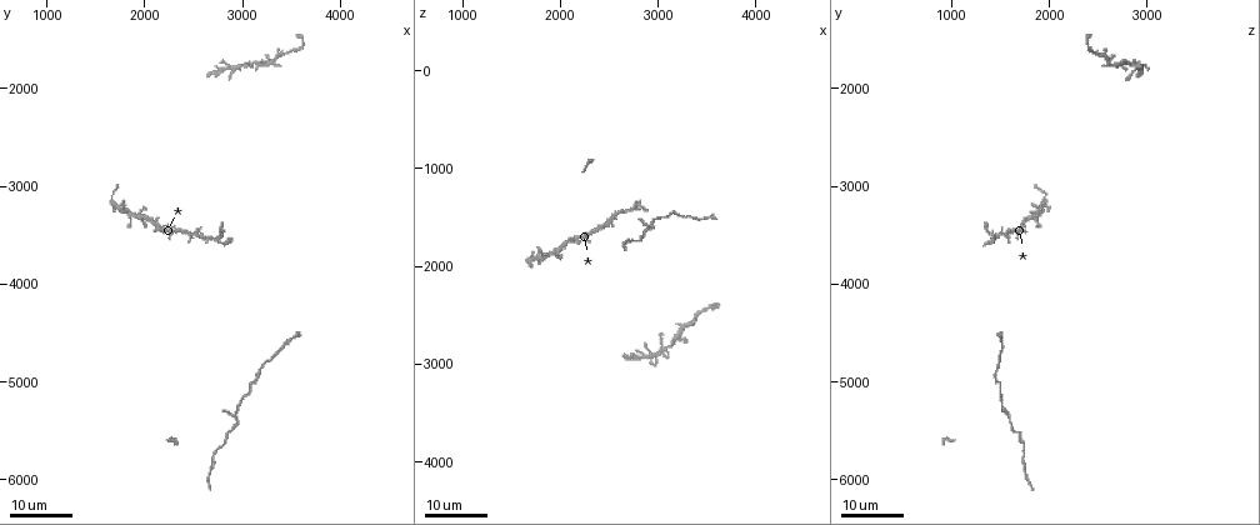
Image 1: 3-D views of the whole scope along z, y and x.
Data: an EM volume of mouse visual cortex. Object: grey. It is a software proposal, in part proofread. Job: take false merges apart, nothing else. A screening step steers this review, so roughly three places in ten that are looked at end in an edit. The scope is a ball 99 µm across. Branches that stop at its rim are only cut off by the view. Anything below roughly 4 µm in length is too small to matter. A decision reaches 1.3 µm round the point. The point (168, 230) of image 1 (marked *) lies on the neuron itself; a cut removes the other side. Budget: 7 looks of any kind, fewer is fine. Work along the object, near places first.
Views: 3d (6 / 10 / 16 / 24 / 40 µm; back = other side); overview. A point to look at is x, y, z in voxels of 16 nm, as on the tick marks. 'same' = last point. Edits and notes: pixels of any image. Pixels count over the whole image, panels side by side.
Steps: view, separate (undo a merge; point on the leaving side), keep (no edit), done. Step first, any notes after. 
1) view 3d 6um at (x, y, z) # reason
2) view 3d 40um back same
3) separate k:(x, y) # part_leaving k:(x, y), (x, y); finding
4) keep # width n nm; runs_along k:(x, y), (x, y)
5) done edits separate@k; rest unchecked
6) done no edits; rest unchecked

view 3d 16um at (2920, 5340, 1600) # three-way junction

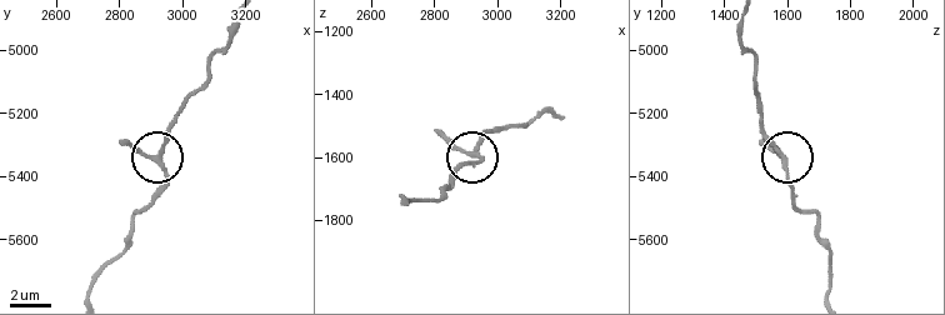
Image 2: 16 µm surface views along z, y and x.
view 3d 10um at (2920, 5350, 1590)

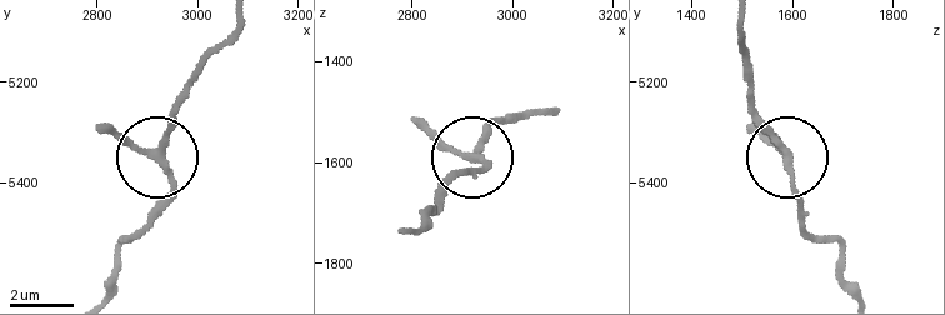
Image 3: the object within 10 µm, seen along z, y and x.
keep # arms 3; one neuron here

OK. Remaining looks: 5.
view 3d 16um at (2800, 5660, 1720) # calibre changes

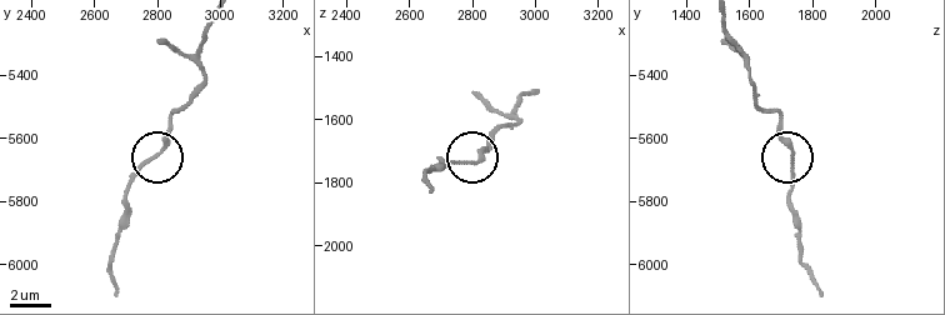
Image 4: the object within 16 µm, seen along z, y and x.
view 3d 10um at (2800, 5640, 1740)

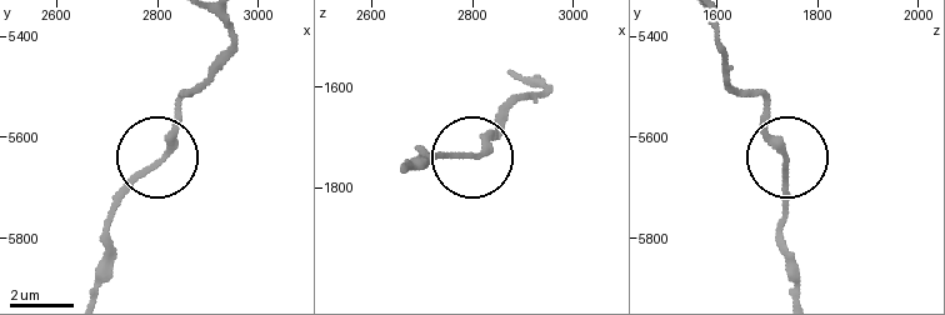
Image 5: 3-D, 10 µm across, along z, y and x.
keep # runs_along 5:(225, 21), (220, 69), (188, 96), (176, 134), (110, 220); continuous, no second neuron

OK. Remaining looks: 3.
view 3d 24um at (3600, 1560, 2400) # narrows sharply

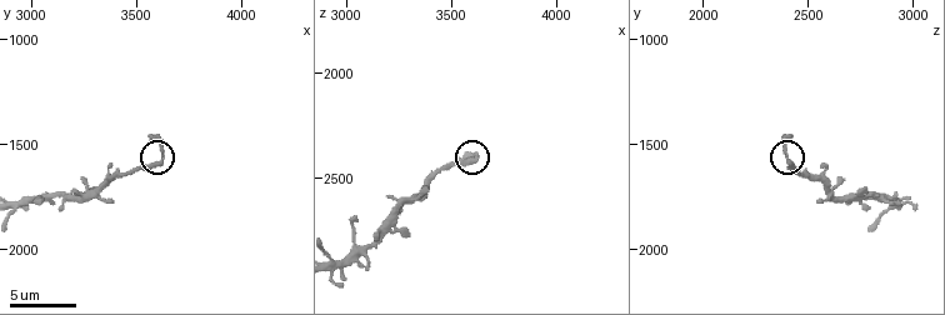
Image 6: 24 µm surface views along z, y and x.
view 3d 10um at (3610, 1570, 2410)

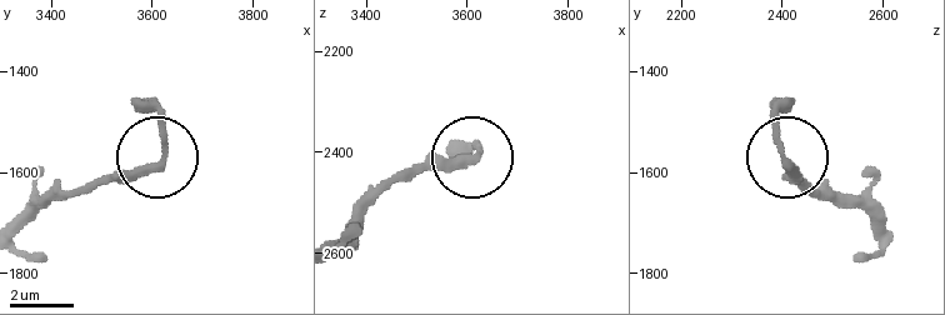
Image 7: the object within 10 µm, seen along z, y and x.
keep # width 230 nm; runs_along 7:(24, 218), (56, 196), (153, 161), (161, 129), (140, 99); continuous, no second neuron

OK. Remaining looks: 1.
done no edits; rest unchecked

